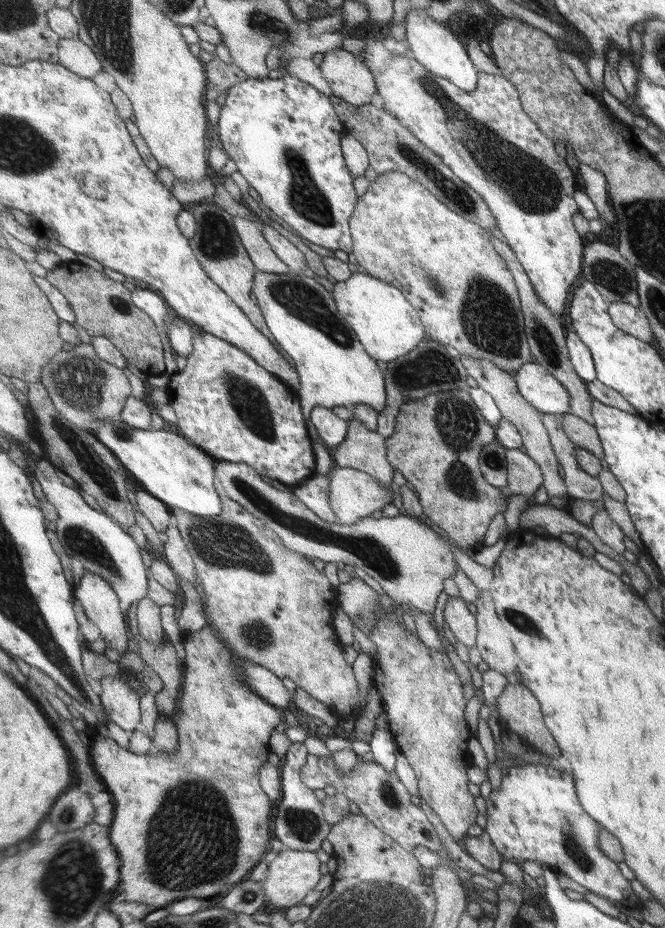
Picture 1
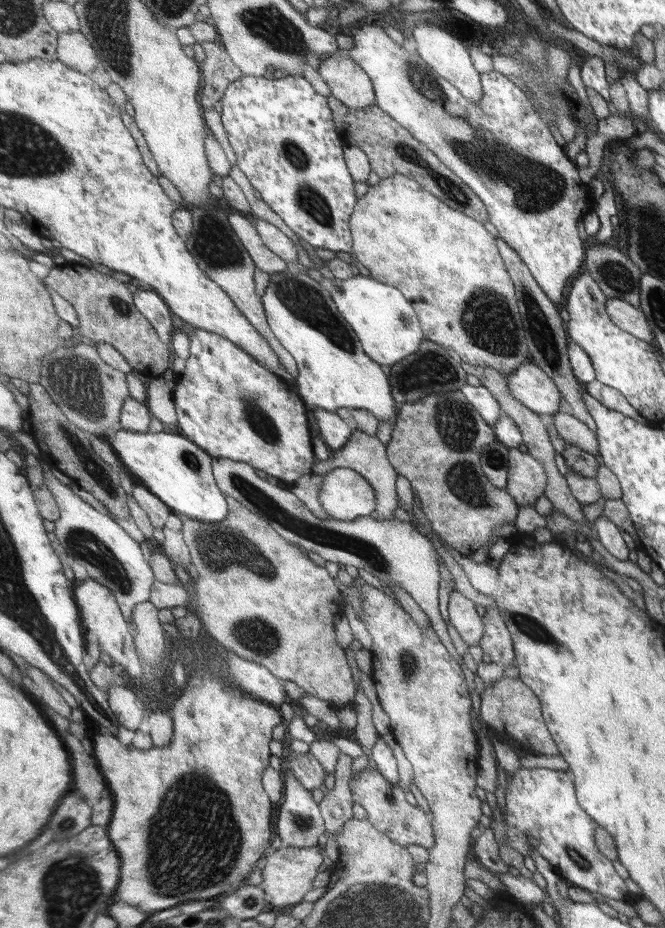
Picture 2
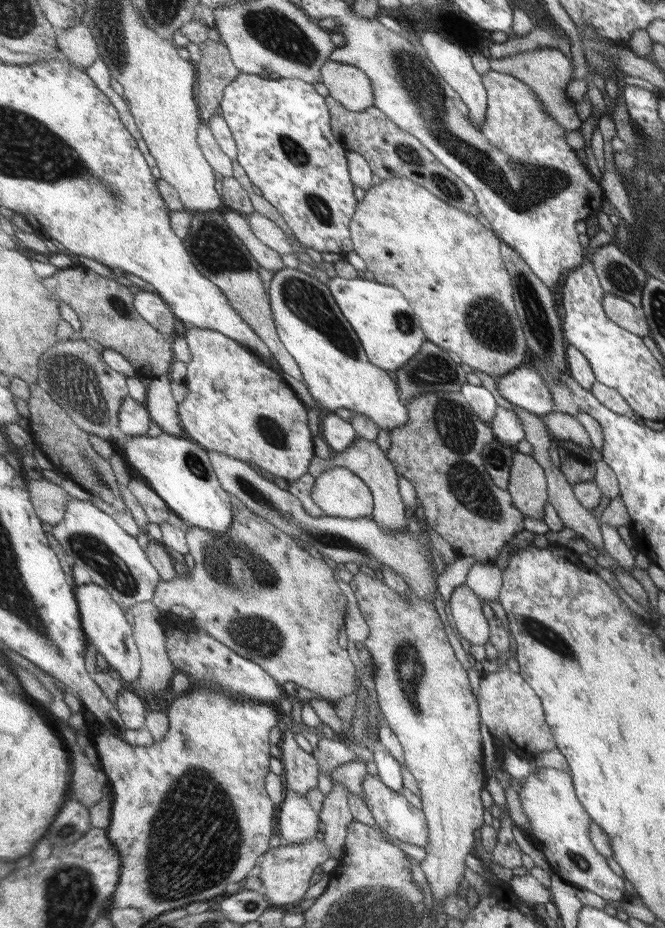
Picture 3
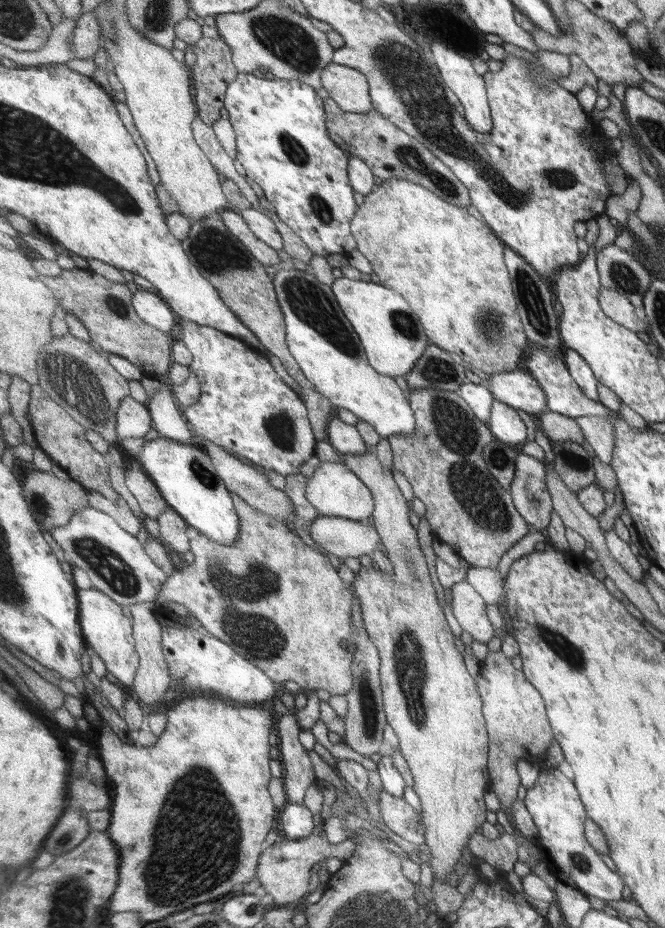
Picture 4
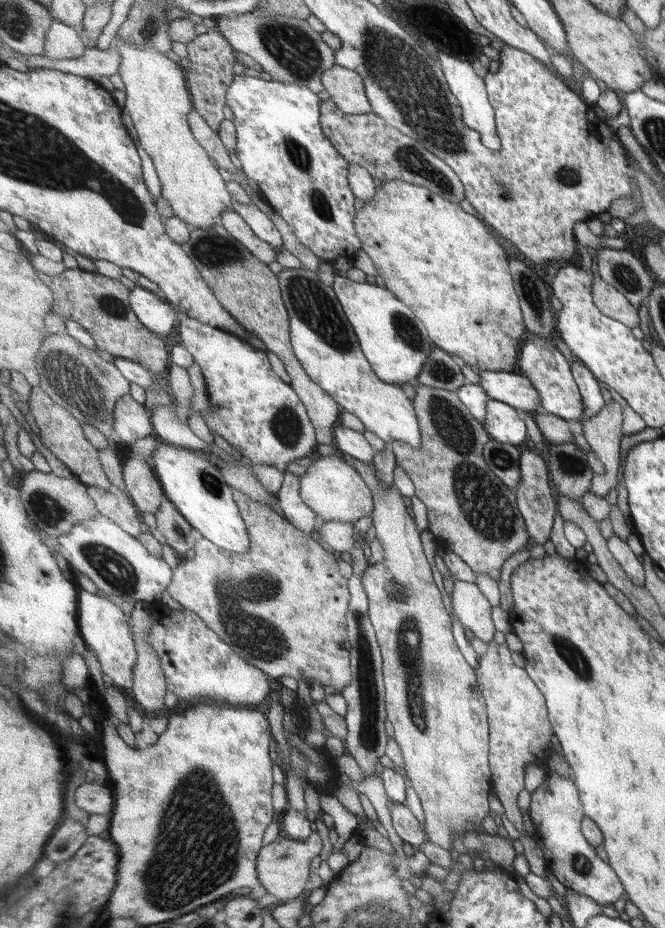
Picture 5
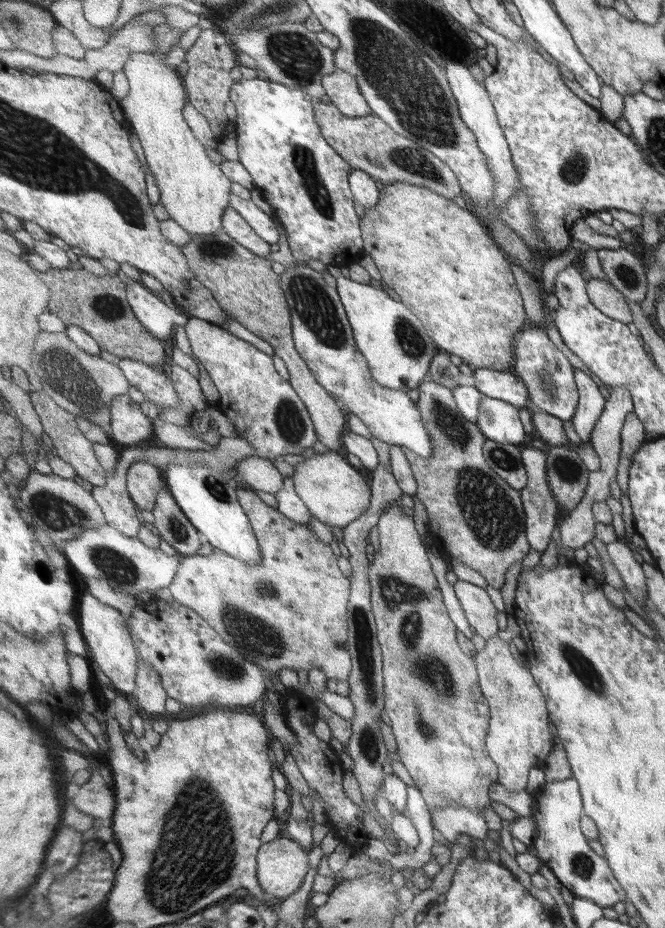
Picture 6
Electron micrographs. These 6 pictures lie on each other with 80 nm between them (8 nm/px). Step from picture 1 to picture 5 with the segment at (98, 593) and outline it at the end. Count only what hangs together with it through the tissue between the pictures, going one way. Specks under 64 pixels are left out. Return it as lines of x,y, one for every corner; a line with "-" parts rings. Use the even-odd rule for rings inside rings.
83,589
79,594
78,621
81,638
90,652
97,656
104,674
108,675
117,686
132,689
135,667
138,663
138,650
131,619
127,620
127,614
107,596
91,594

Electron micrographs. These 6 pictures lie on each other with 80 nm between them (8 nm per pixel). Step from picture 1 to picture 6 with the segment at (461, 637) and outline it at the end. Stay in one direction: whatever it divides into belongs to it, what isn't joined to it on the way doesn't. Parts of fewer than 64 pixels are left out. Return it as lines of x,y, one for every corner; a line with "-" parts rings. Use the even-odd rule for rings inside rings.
457,581
454,585
456,597
464,611
468,624
479,635
489,641
499,632
497,611
490,594
468,581

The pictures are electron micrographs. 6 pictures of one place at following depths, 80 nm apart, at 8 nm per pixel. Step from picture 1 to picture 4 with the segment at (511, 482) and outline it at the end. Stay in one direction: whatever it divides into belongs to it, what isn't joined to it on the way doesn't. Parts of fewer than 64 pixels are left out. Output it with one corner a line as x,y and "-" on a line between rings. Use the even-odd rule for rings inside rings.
519,453
516,473
510,488
514,503
523,518
538,531
551,522
554,504
548,489
547,469
543,462
527,453

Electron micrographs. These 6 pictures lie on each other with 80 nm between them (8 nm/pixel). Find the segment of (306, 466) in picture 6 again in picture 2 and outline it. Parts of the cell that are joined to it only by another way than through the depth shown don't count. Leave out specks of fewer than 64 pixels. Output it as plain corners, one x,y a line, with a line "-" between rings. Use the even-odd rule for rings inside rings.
352,468
327,473
320,499
330,516
342,521
368,517
378,507
378,496
370,481

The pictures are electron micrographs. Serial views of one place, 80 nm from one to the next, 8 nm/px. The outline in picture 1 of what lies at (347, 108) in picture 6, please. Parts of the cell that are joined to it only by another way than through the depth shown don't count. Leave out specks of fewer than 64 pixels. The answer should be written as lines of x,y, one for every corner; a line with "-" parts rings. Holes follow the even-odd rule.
343,47
326,52
320,65
334,96
353,104
370,104
378,94
377,81
368,64
360,55

